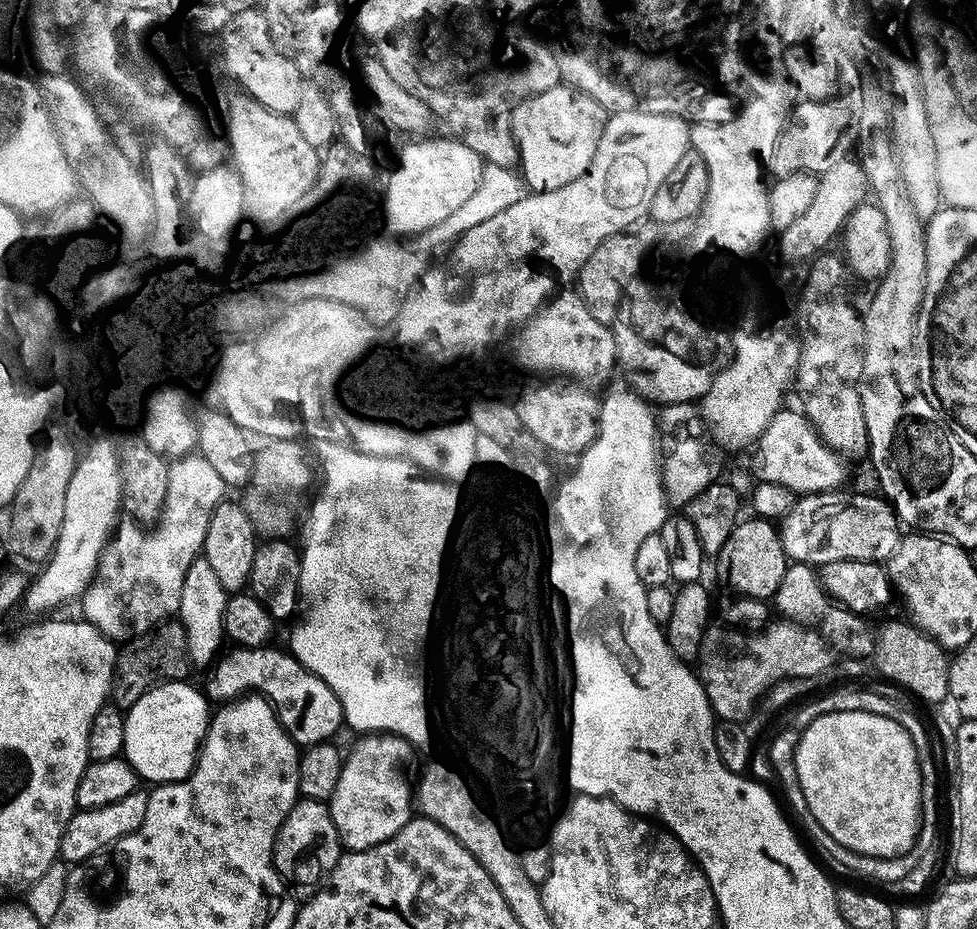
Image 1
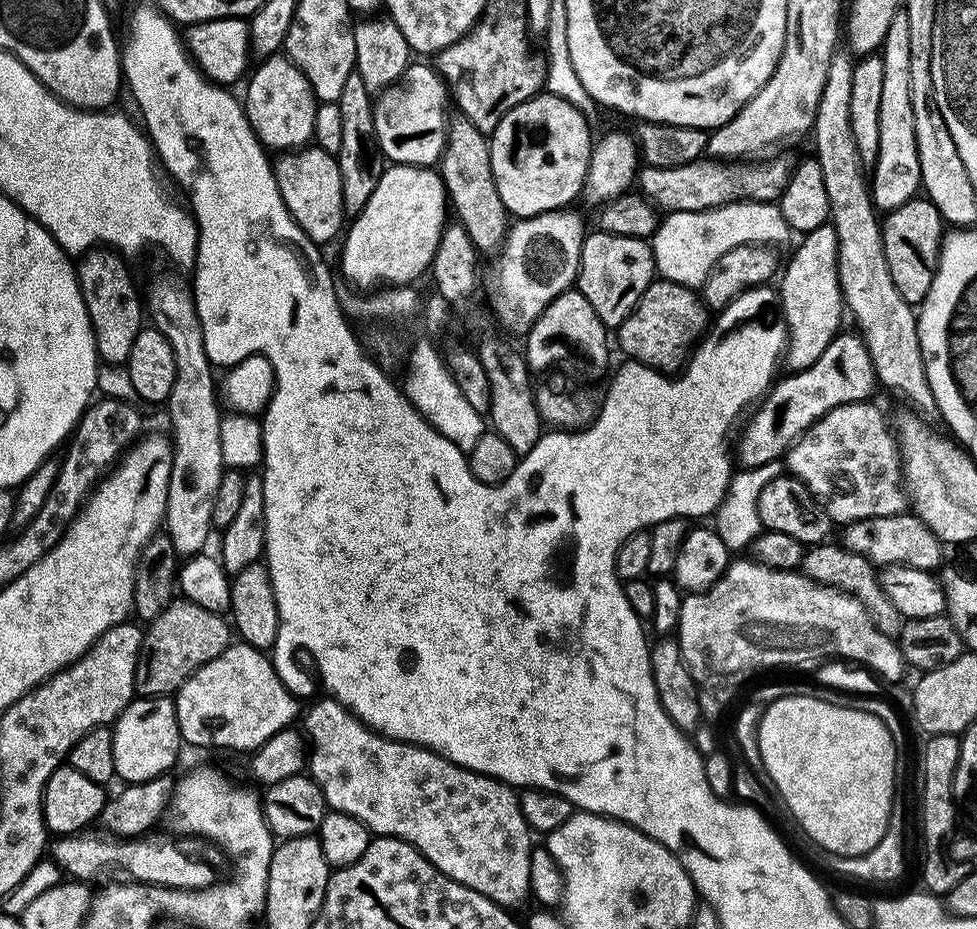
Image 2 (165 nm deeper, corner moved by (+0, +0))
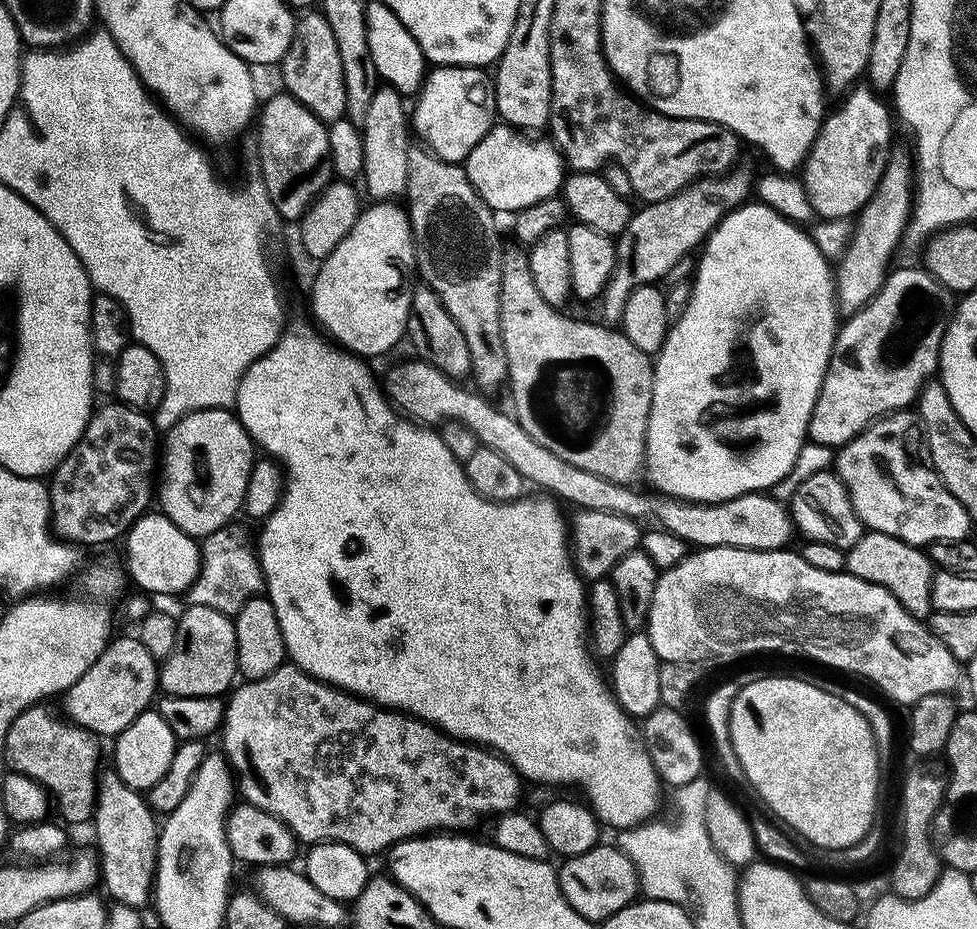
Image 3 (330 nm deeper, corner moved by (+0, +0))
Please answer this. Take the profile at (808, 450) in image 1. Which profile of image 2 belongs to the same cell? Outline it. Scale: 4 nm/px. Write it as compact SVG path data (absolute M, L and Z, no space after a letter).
M872 402L846 404L822 417L786 455L789 473L808 487L810 494L824 508L833 525L849 526L866 519L903 516L910 508L900 459L900 445L887 420Z

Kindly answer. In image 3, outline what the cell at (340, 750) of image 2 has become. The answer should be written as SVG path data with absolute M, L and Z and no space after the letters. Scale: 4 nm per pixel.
M291 662L285 663L284 667L266 678L241 683L231 693L224 714L223 736L223 755L238 781L238 788L243 799L247 803L266 810L271 816L277 816L296 835L297 841L301 845L345 844L358 850L366 858L373 858L372 856L378 855L379 852L387 853L397 844L414 840L418 836L460 834L468 830L464 828L474 827L479 820L484 820L487 816L499 818L507 813L517 811L521 807L520 795L523 794L524 787L526 787L520 773L503 756L497 756L495 752L474 744L465 744L462 740L453 740L451 736L427 724L425 720L418 720L415 716L382 708L379 704L361 700L360 697L353 696L350 692L343 692L340 688L334 688L331 684L313 680Z

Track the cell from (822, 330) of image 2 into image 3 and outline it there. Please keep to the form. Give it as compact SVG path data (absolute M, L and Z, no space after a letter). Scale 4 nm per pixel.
M893 151L887 161L884 177L878 186L872 203L859 217L860 229L855 229L850 243L844 250L834 272L842 308L848 314L859 312L884 286L888 280L892 259L900 244L905 243L909 223L914 215L914 156L911 151Z

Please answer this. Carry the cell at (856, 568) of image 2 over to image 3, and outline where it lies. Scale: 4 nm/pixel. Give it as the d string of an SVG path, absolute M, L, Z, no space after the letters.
M871 530L865 531L861 541L846 553L847 575L856 576L862 582L870 582L874 586L882 586L882 590L890 590L890 594L894 594L894 598L898 598L900 605L914 618L927 621L931 617L934 611L932 579L938 571L931 555L898 538L890 538L890 534Z

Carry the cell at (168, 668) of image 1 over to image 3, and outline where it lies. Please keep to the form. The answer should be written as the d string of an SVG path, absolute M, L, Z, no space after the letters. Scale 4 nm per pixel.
M191 605L185 609L184 617L181 615L178 620L178 642L174 642L170 658L160 664L159 691L168 698L227 697L237 683L240 662L233 617L206 606Z

